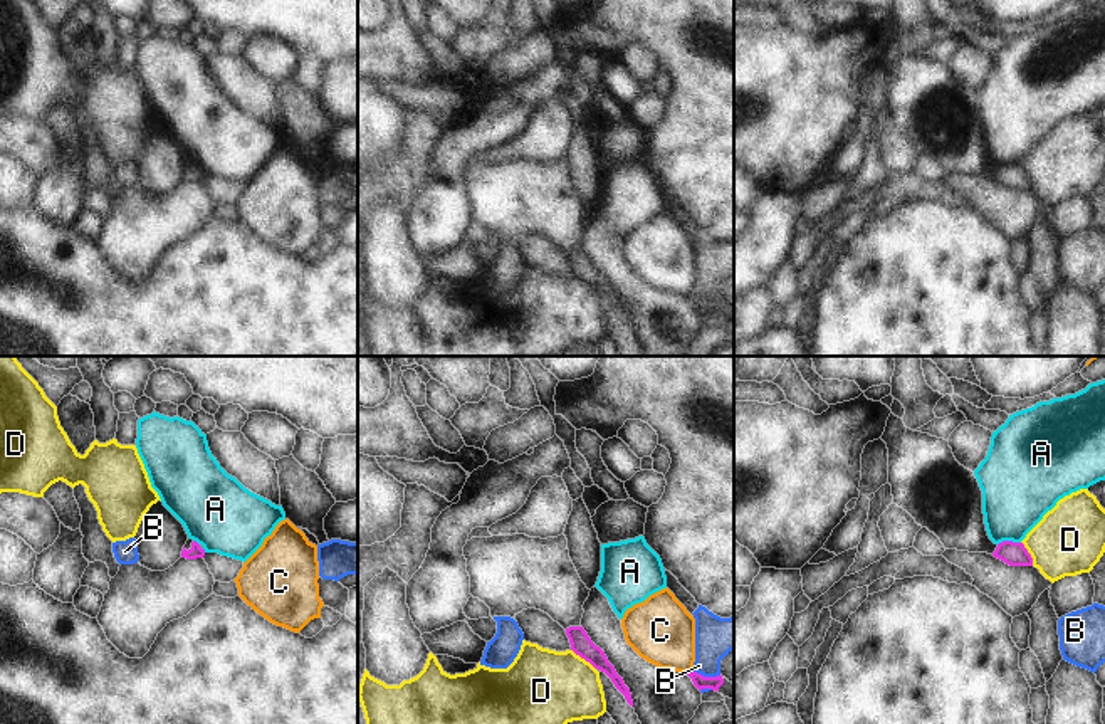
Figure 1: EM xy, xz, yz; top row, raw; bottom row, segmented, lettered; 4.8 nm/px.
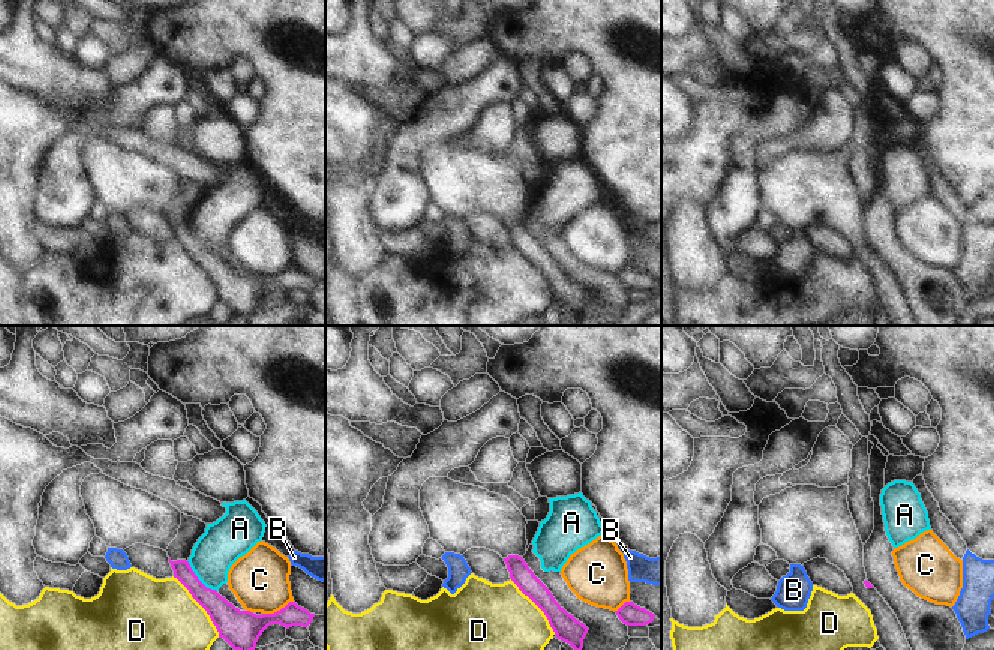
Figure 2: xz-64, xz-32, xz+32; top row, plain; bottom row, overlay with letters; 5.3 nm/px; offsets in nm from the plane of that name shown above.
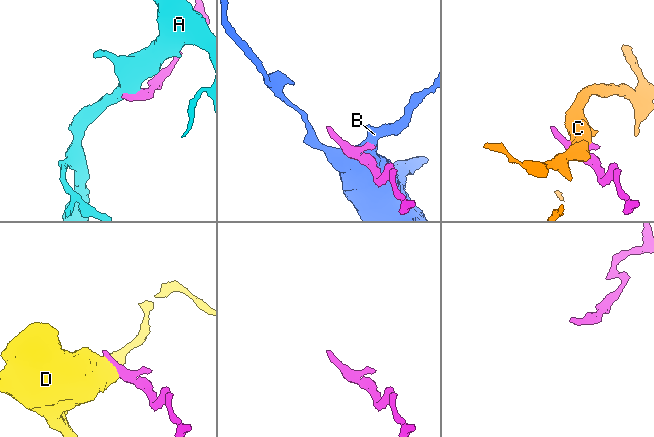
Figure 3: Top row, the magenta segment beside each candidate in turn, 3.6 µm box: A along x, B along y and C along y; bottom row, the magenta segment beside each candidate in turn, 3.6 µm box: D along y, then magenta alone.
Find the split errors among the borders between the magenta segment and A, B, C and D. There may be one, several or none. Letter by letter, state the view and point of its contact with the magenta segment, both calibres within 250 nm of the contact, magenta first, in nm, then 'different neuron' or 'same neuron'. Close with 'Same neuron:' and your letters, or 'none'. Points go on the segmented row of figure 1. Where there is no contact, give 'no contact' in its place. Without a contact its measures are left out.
A: yz (1008, 541) | 110/340 nm | different neuron
B: xz (706, 677) | 70/190 nm | different neuron
C: xz (689, 672) | 70/320 nm | different neuron
D: xz (583, 657) | 100/360 nm | different neuron
Same neuron: none

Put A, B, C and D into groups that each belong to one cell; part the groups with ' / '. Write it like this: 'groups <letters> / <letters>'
groups A / B / C / D

